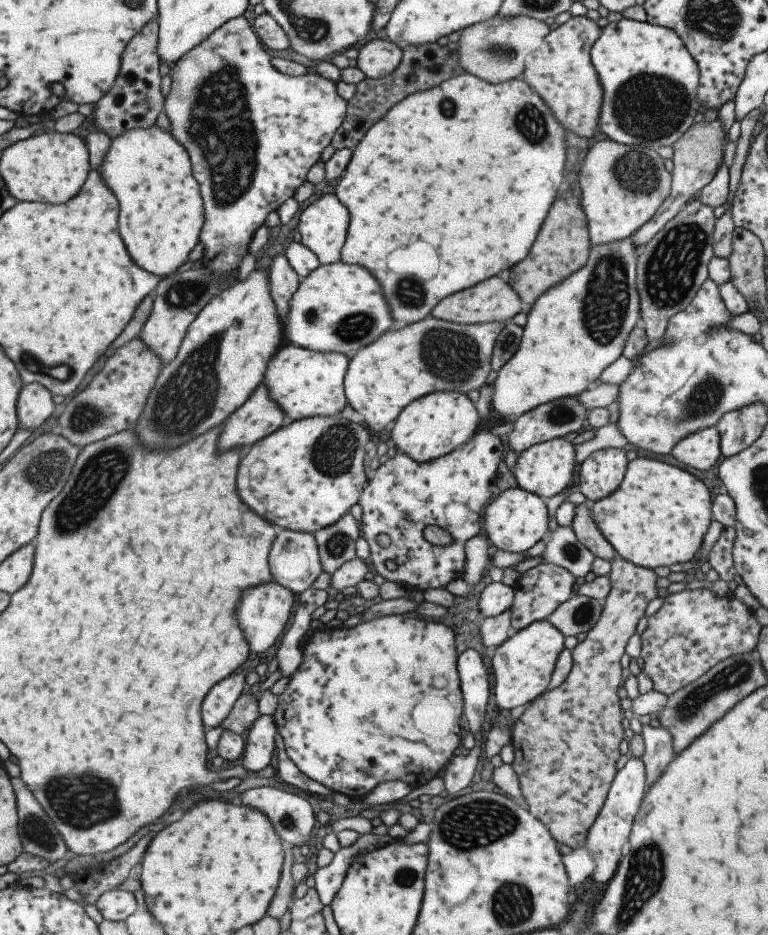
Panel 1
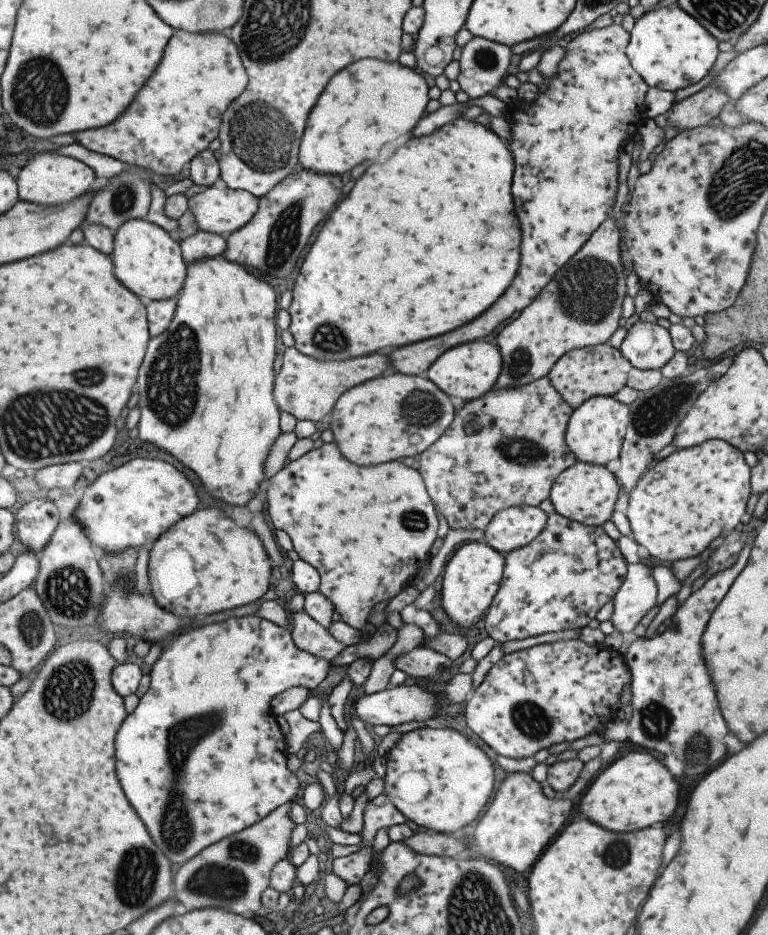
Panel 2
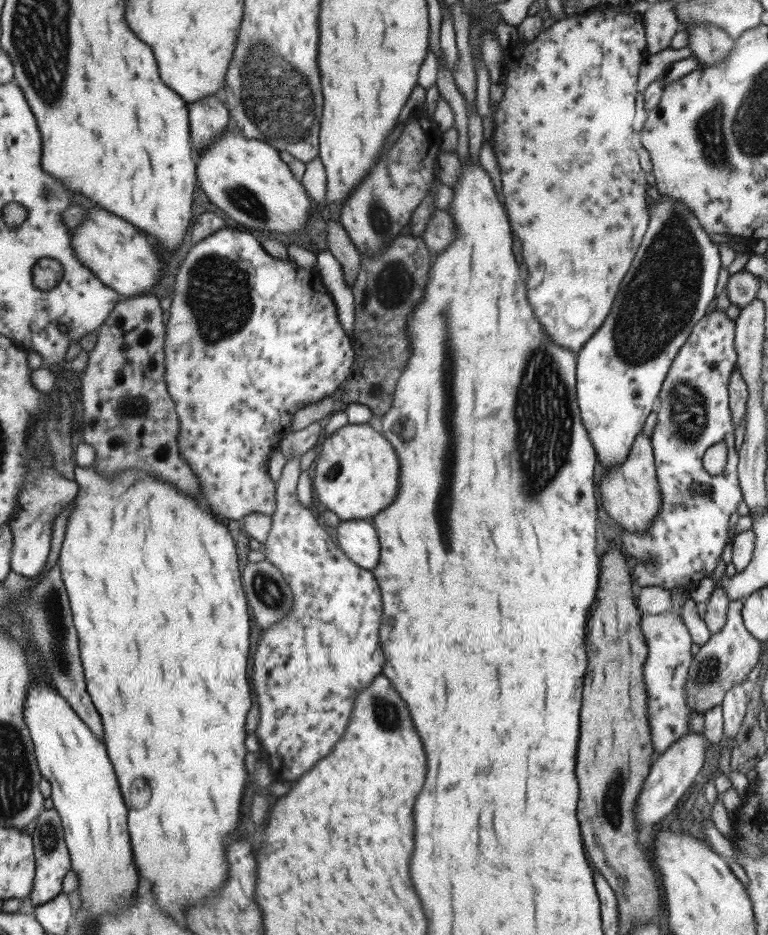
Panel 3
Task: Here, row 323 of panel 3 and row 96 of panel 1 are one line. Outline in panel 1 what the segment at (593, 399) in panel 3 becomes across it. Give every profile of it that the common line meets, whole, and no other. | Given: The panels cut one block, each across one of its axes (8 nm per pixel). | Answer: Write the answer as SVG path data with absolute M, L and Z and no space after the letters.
M621 18L600 29L599 38L591 45L589 54L602 90L597 131L619 144L655 151L659 146L672 146L689 130L699 110L699 102L695 100L699 73L695 59L691 58L673 30L647 21Z

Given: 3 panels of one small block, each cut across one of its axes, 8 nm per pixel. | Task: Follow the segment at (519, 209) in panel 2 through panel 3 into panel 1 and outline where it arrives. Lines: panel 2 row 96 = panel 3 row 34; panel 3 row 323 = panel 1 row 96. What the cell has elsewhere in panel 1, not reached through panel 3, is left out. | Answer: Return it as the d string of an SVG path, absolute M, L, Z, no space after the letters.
M583 16L570 17L549 31L533 53L527 54L521 79L549 108L553 118L569 132L581 138L597 133L601 108L601 84L590 61L591 45L599 38L600 28L595 21Z

